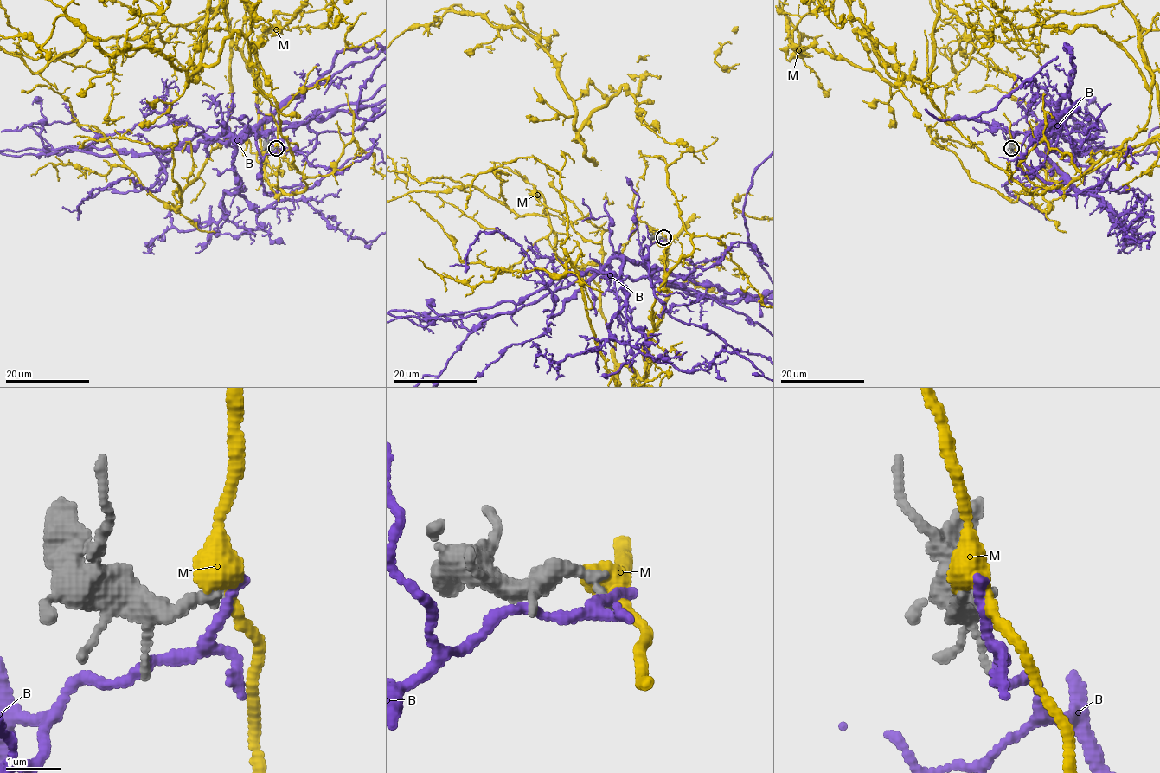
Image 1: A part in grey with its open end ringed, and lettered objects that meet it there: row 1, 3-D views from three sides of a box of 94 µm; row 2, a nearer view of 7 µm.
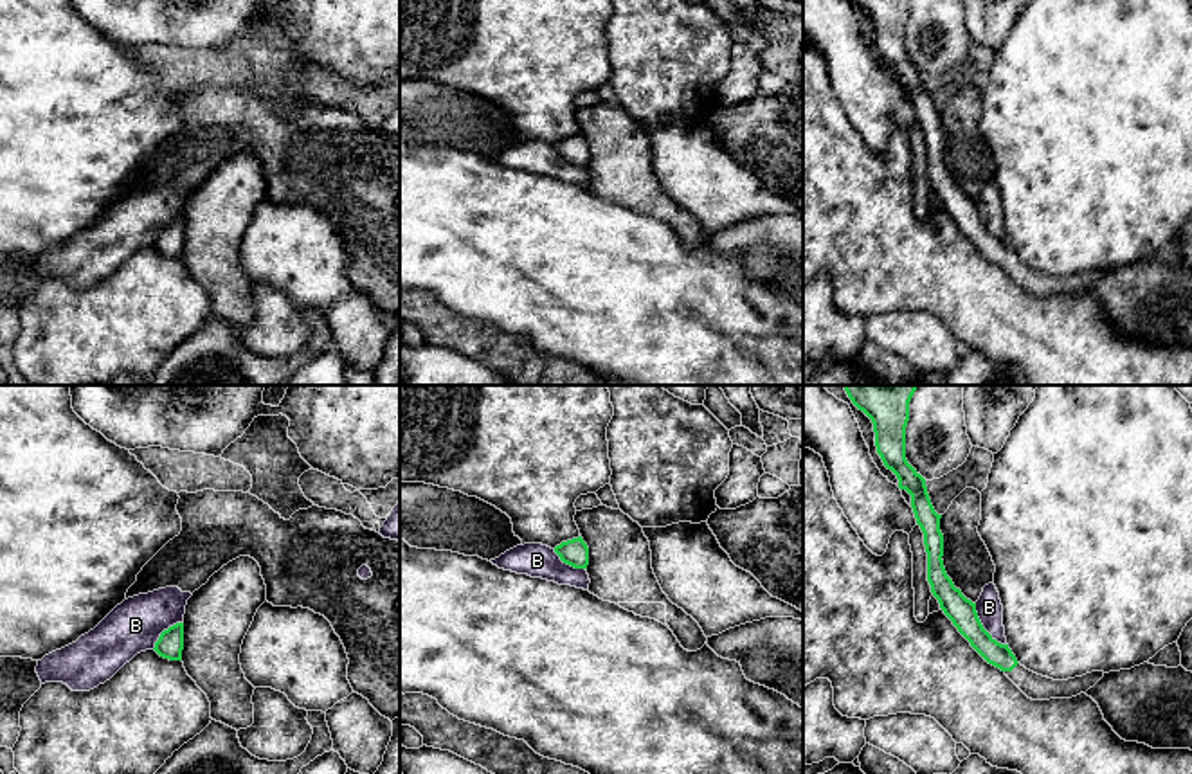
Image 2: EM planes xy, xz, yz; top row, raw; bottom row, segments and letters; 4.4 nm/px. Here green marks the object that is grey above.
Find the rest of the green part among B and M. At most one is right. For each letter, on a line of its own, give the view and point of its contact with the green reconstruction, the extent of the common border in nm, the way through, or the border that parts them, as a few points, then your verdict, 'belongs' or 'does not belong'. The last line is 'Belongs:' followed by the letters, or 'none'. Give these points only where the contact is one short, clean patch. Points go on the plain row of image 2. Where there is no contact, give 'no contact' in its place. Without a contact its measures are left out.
B: yz (982, 224) | 240 nm | along yz (975, 200), (980, 220), (1005, 242) | does not belong
M: no contact | does not belong
Belongs: none

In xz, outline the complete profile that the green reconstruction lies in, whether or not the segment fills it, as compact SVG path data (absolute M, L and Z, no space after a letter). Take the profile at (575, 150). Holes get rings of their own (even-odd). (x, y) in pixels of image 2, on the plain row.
M582 133L562 139L555 144L560 157L574 166L587 166L589 162L589 144Z

